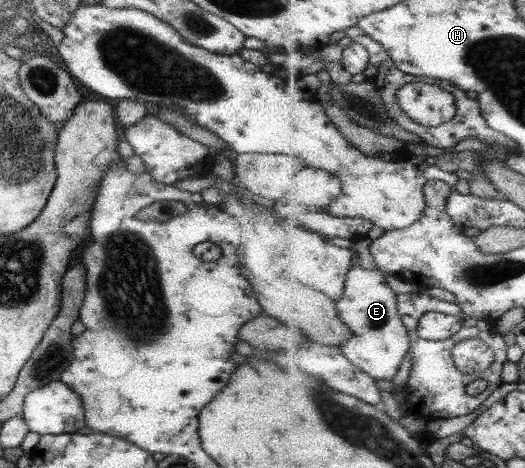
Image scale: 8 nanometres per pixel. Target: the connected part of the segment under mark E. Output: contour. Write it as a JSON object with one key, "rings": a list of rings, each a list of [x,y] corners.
{"rings":[[[355,265],[347,275],[344,295],[336,302],[341,320],[354,332],[354,337],[343,343],[342,353],[361,370],[379,380],[393,380],[401,368],[401,360],[412,348],[398,310],[398,294],[389,286],[386,275],[379,269],[363,269]]]}

